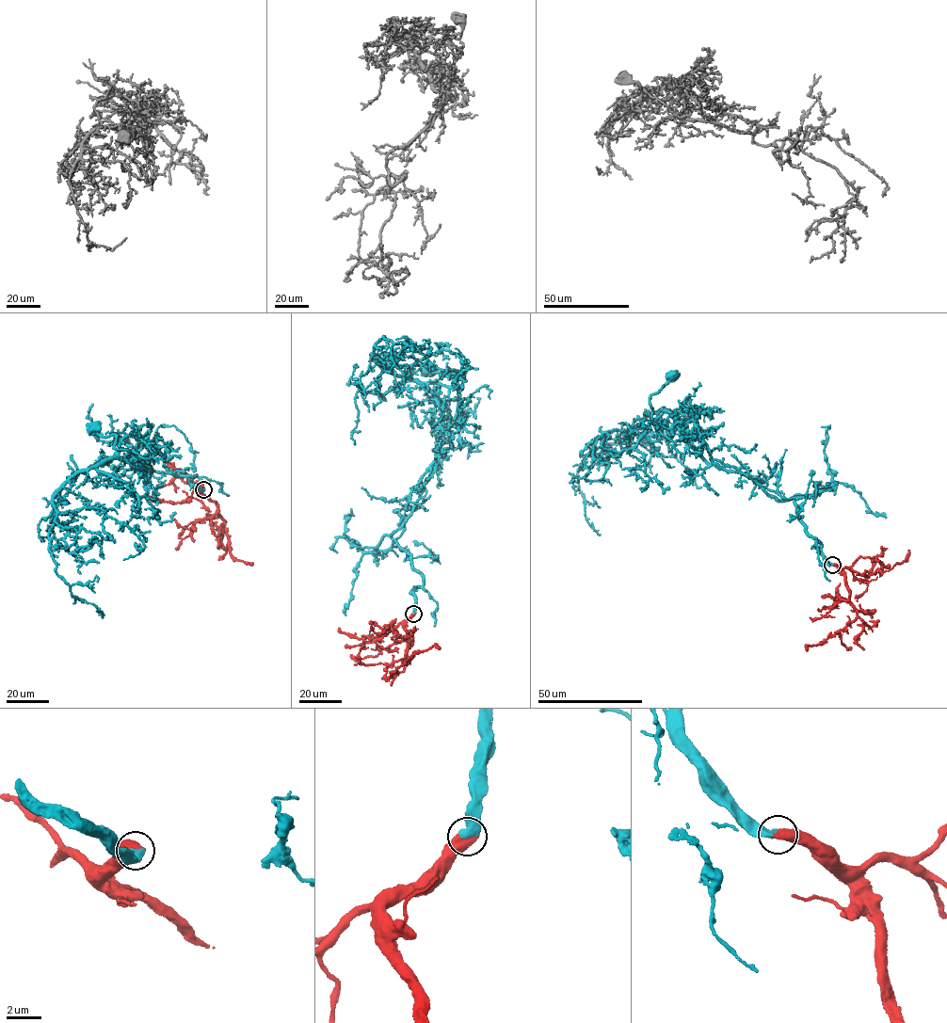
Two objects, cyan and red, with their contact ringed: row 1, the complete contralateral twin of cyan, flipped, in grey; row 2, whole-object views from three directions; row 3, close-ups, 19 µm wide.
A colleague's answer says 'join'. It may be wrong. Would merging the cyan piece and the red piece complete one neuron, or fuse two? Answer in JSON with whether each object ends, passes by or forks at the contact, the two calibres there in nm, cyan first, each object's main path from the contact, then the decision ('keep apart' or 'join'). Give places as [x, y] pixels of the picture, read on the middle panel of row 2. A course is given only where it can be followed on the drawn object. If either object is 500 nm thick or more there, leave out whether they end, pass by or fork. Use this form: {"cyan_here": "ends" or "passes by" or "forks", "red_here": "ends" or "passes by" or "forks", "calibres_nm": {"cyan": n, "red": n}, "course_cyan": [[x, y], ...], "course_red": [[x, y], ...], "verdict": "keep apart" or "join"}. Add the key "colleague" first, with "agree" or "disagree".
{"colleague": "agree", "calibres_nm": {"cyan": 550, "red": 600}, "course_cyan": [[413, 614], [410, 592], [423, 578], [392, 534], [429, 478], [441, 413], [456, 414], [460, 377], [428, 372]], "course_red": [[413, 614], [404, 624], [410, 643], [405, 663], [414, 652], [433, 646], [440, 648]], "verdict": "join"}

